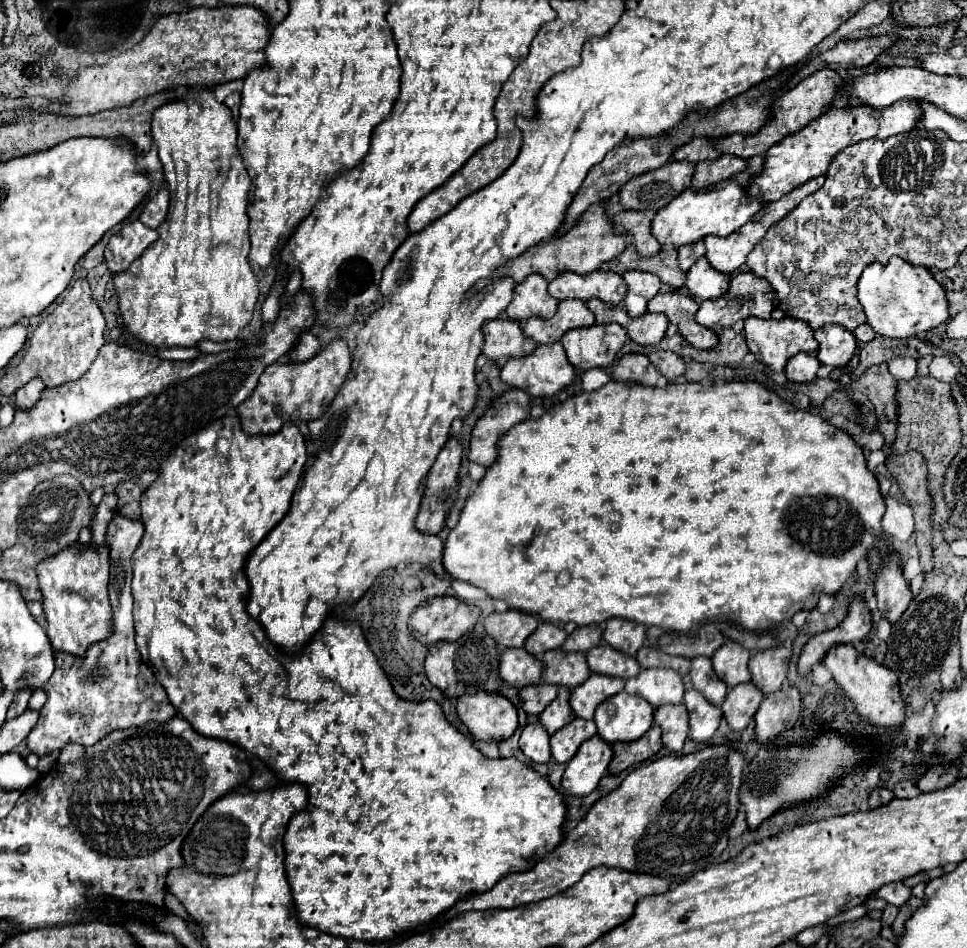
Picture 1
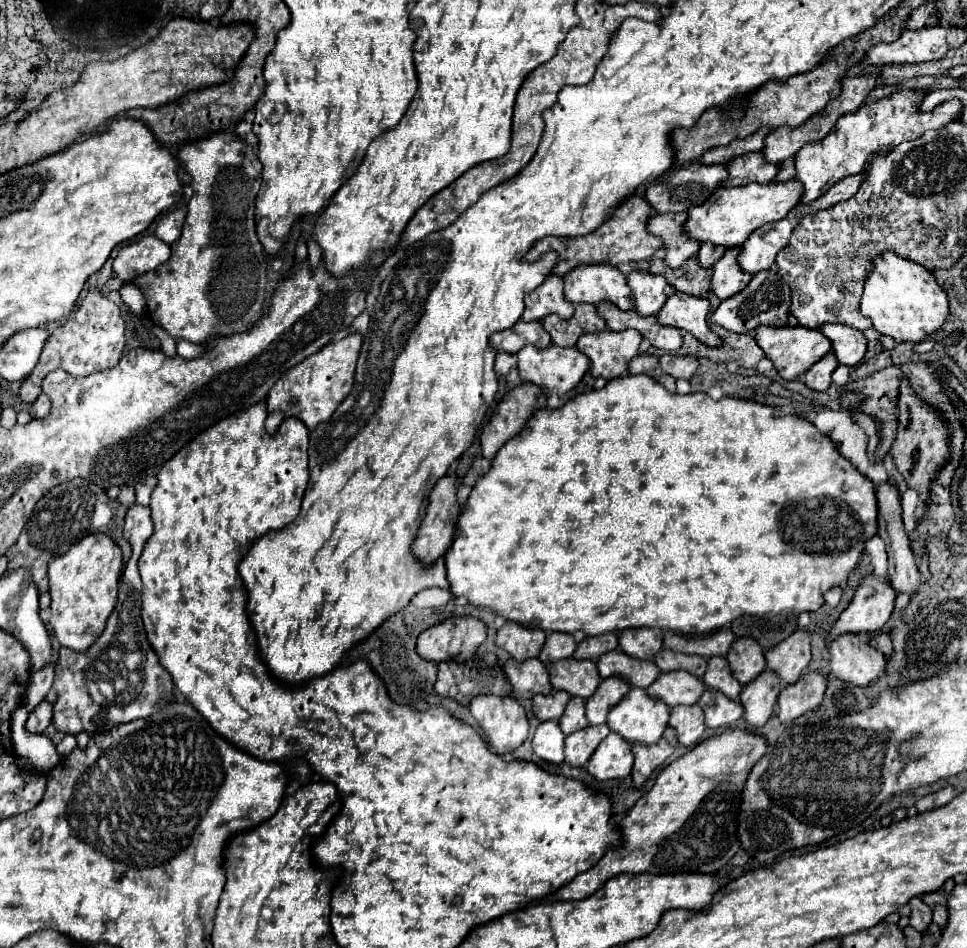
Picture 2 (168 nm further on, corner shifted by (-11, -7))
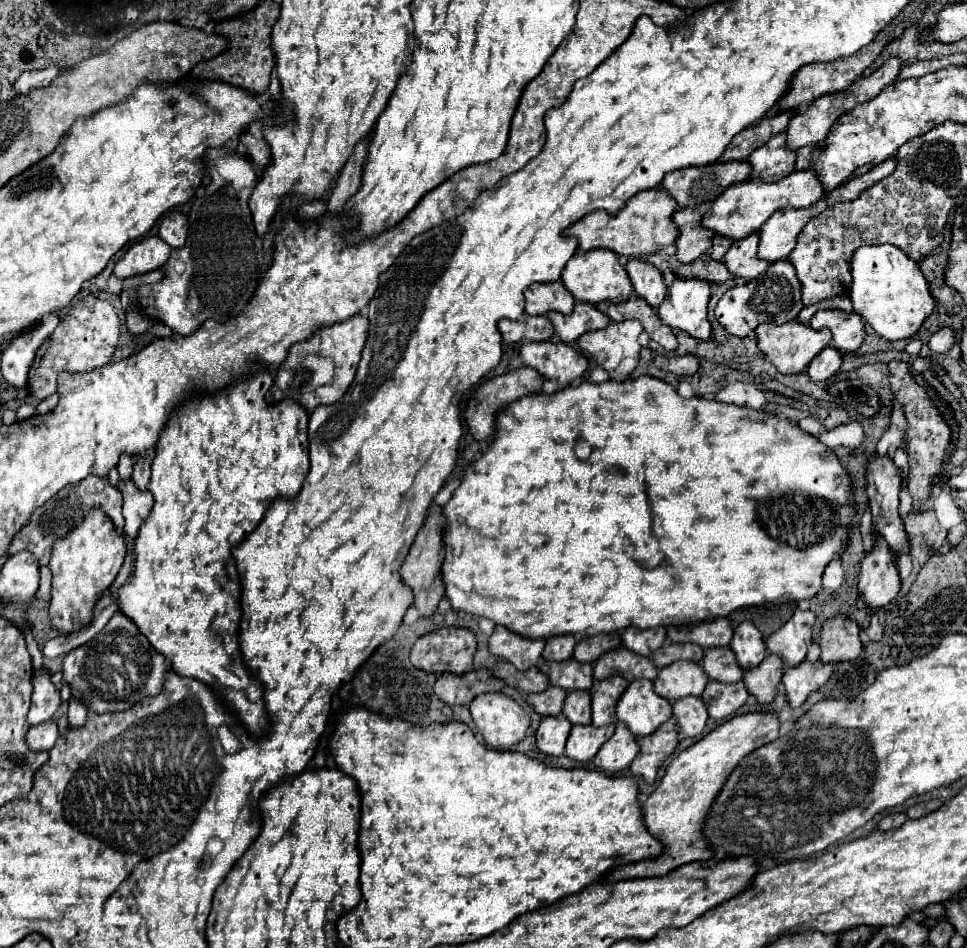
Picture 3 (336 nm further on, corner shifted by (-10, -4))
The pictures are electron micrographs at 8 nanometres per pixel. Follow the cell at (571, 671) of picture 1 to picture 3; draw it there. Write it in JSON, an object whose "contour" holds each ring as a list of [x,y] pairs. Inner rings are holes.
{"contour":[[[575,659],[549,663],[547,675],[551,679],[551,685],[563,687],[567,691],[581,689],[589,691],[593,687],[593,667],[589,663],[579,663]]]}

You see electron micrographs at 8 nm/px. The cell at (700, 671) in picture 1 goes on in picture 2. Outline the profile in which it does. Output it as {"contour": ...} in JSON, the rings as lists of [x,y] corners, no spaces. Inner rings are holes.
{"contour":[[[712,656],[708,660],[708,668],[702,676],[706,688],[710,690],[720,690],[724,692],[728,698],[738,698],[740,690],[742,690],[742,684],[736,682],[736,678],[732,676],[732,670],[728,666],[728,660],[722,658],[722,656]]]}

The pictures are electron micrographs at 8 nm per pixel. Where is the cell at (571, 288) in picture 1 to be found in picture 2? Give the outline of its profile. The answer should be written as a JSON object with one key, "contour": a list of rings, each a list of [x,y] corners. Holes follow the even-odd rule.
{"contour":[[[610,264],[578,266],[576,270],[564,274],[564,296],[572,304],[612,302],[620,310],[634,308],[626,276]]]}

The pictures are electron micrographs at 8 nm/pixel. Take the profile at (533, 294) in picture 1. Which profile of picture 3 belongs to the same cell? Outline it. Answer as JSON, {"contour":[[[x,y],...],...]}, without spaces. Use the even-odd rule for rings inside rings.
{"contour":[[[561,281],[555,283],[533,283],[525,289],[525,313],[527,315],[545,315],[549,311],[559,311],[569,315],[573,311],[575,299],[563,287]]]}

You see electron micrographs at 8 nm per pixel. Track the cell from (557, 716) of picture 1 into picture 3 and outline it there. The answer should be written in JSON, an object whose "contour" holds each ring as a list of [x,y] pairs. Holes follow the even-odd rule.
{"contour":[[[571,691],[563,703],[563,715],[573,725],[591,723],[591,693],[589,691]]]}

